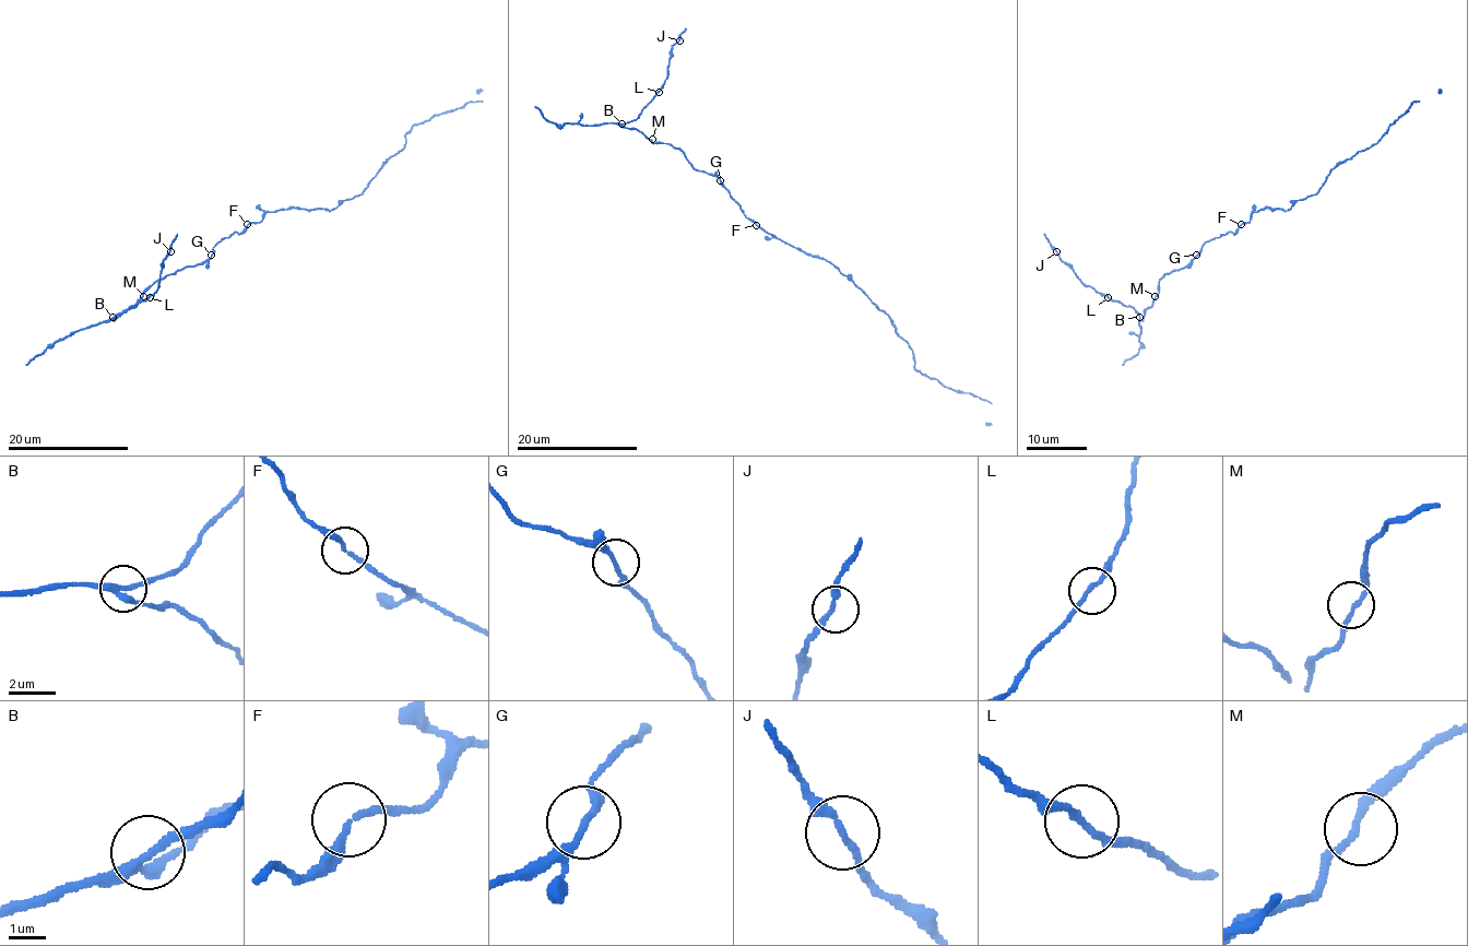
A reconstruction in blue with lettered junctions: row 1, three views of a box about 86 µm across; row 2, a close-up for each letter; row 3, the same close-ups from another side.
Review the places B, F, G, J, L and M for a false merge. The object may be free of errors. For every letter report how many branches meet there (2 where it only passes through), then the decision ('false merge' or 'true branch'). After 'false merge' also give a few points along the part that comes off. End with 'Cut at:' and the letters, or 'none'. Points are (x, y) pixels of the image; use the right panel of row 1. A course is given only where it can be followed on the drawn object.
B: branches 3; true branch
F: branches 2; true branch
G: branches 2; true branch
J: branches 2; true branch
L: branches 2; true branch
M: branches 2; true branch
Cut at: none

